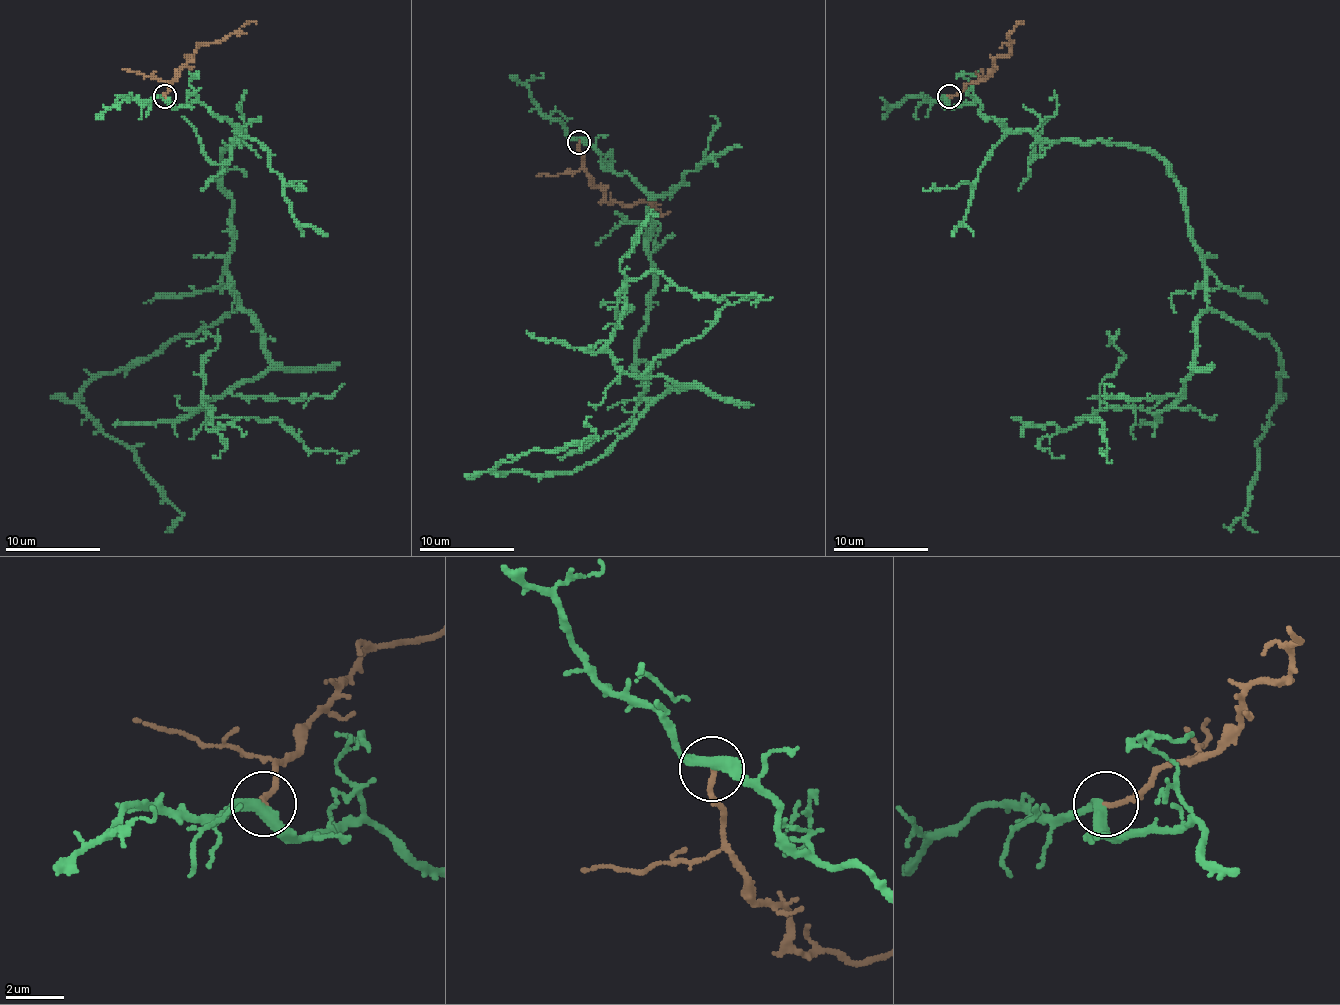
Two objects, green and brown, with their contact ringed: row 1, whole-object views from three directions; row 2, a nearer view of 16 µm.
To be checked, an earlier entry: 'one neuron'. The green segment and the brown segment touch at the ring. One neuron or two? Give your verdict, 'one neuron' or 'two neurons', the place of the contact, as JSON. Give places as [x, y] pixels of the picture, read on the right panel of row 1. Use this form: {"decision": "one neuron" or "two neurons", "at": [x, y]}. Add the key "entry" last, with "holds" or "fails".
{"decision": "one neuron", "at": [949, 96], "entry": "holds"}

